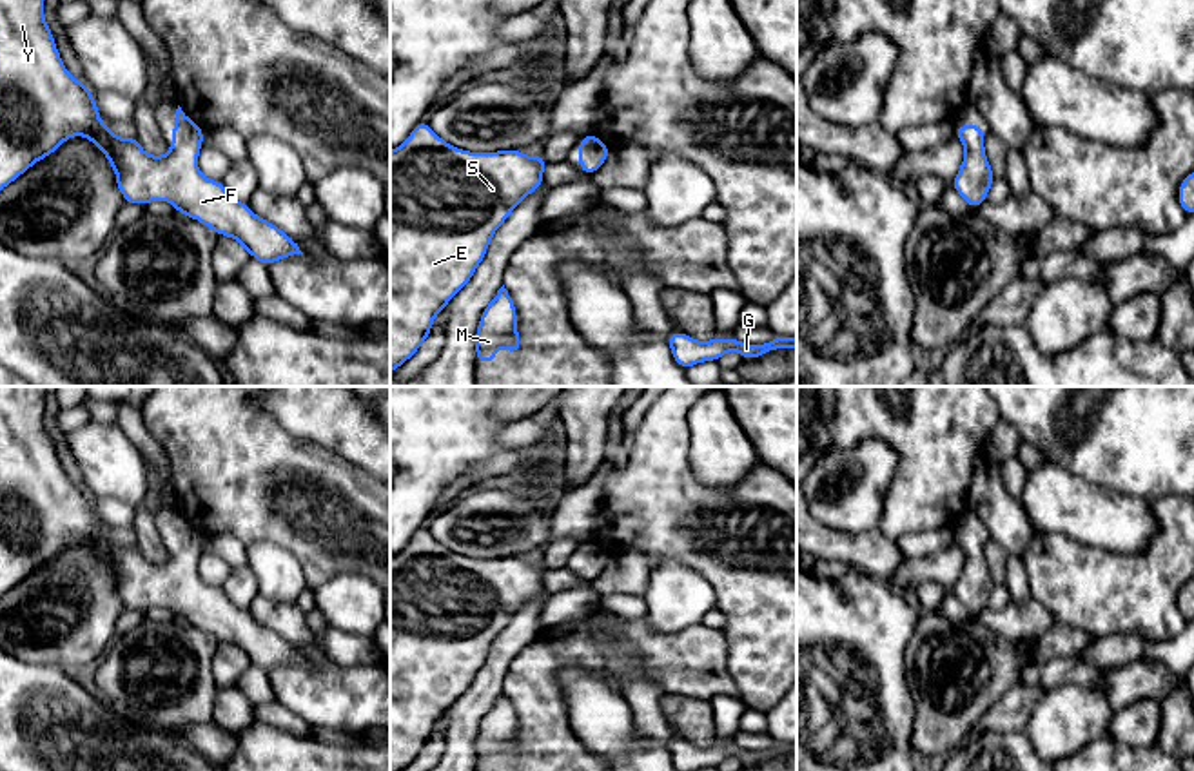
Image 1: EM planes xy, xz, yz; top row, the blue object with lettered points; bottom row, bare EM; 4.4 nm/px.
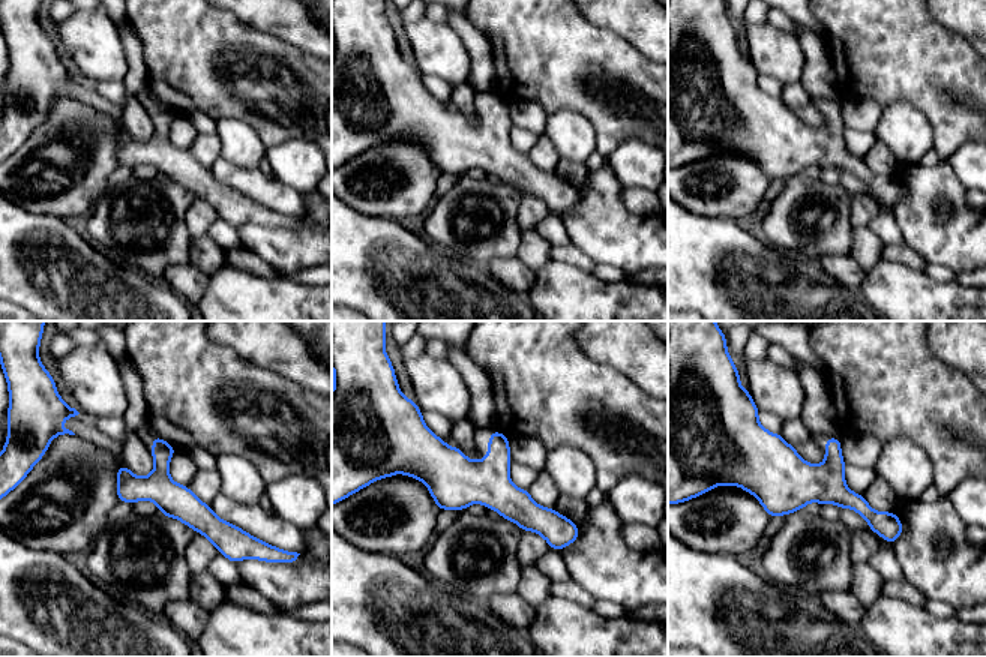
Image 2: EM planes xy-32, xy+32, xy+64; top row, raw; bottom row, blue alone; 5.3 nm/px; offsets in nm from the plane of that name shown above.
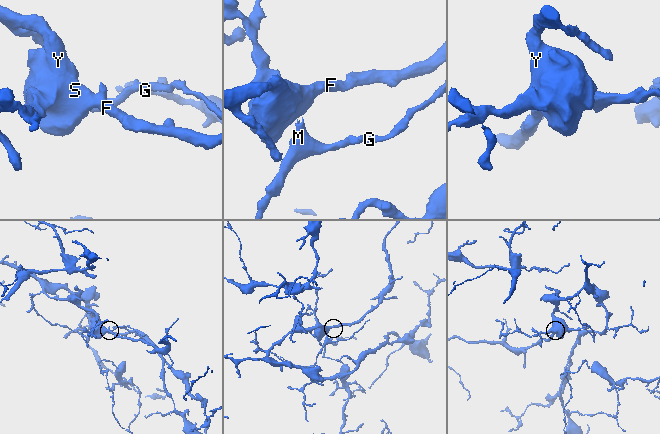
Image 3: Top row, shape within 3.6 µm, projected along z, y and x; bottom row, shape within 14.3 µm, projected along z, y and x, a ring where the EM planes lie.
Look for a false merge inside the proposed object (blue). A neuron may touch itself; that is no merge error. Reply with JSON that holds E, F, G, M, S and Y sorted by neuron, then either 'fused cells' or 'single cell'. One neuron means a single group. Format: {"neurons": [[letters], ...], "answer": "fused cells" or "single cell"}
{"neurons": [["E", "F", "G", "M", "S", "Y"]], "answer": "single cell"}

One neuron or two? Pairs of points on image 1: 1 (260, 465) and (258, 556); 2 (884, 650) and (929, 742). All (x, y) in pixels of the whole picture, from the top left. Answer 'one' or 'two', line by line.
1: two
2: two

